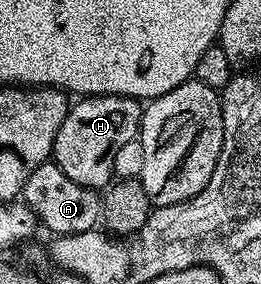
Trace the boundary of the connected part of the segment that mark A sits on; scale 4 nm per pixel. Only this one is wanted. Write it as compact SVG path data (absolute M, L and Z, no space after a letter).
M52 162L40 164L31 170L31 178L27 178L21 196L37 216L40 227L46 228L53 236L94 231L103 216L103 200L98 189L71 182L71 178L67 178L67 174L63 174L63 170L59 170L59 166Z

